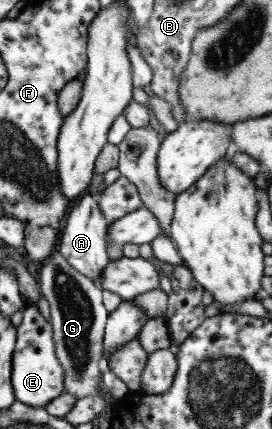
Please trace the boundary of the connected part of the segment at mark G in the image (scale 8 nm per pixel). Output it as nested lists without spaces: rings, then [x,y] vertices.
[[[56,250],[40,265],[39,292],[48,302],[54,355],[62,365],[65,393],[76,396],[76,400],[86,396],[101,396],[105,406],[109,407],[110,400],[99,392],[98,384],[101,378],[98,361],[102,355],[104,325],[109,313],[102,305],[101,288],[90,278],[76,272]]]

